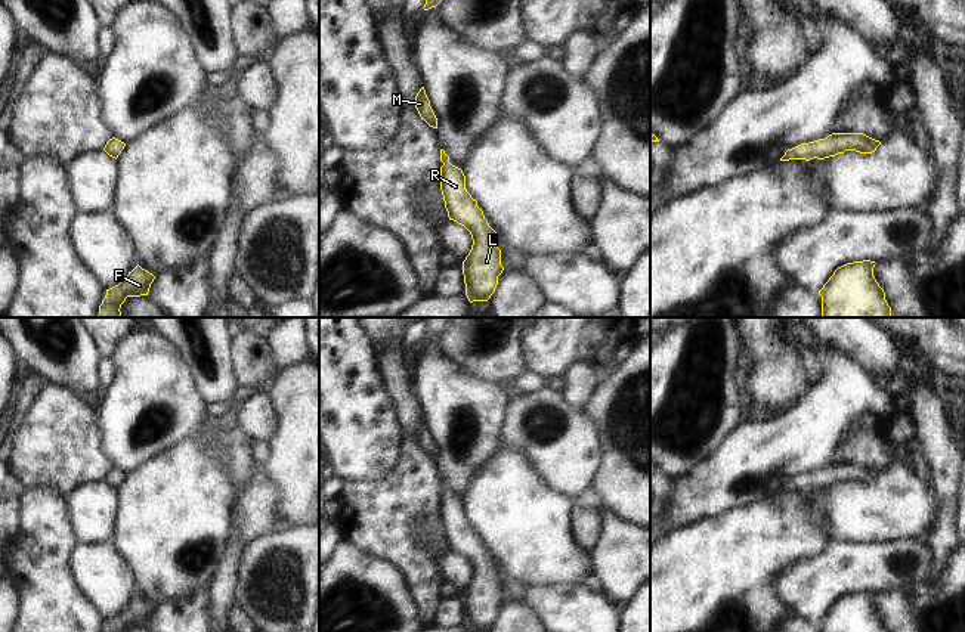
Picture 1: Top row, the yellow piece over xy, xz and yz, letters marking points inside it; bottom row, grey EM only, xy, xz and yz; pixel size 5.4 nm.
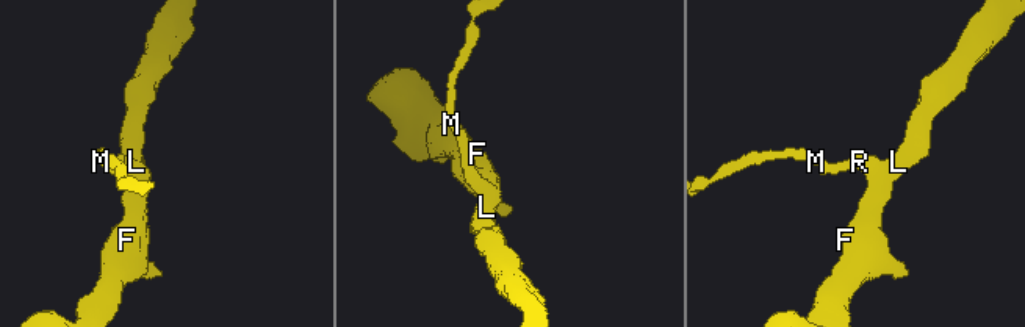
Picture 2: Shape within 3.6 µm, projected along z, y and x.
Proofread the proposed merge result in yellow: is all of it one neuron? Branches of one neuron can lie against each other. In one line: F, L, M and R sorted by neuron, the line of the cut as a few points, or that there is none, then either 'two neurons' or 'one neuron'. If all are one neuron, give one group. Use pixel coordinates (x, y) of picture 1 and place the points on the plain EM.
F L M R | no cut | one neuron

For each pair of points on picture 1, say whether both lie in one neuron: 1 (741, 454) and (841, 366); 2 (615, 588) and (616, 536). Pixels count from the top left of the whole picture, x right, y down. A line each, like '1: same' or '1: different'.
1: same
2: same

